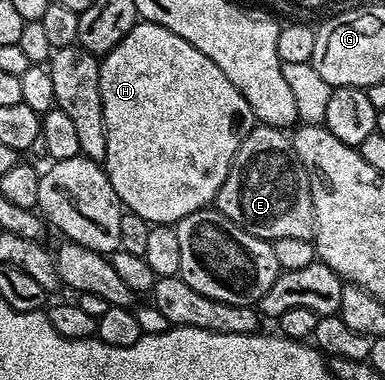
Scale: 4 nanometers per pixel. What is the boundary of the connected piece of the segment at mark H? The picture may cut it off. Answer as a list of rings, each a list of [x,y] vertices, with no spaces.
[[[138,21],[132,26],[130,33],[126,33],[126,37],[122,37],[122,41],[118,41],[118,45],[114,45],[114,49],[110,49],[108,54],[100,59],[100,92],[102,93],[102,113],[106,125],[106,157],[102,161],[102,166],[108,172],[110,185],[114,185],[114,193],[120,199],[121,204],[127,210],[138,213],[138,217],[142,217],[150,225],[175,225],[190,213],[203,211],[209,205],[215,204],[216,194],[222,189],[222,185],[230,173],[230,165],[234,161],[242,141],[258,123],[256,114],[250,109],[246,97],[242,97],[242,93],[238,93],[238,89],[234,89],[234,85],[230,85],[226,73],[222,73],[222,69],[218,69],[218,65],[214,65],[214,61],[210,61],[210,57],[206,57],[206,53],[194,49],[194,45],[190,45],[190,41],[178,37],[178,33],[170,33],[170,29],[157,23]]]

